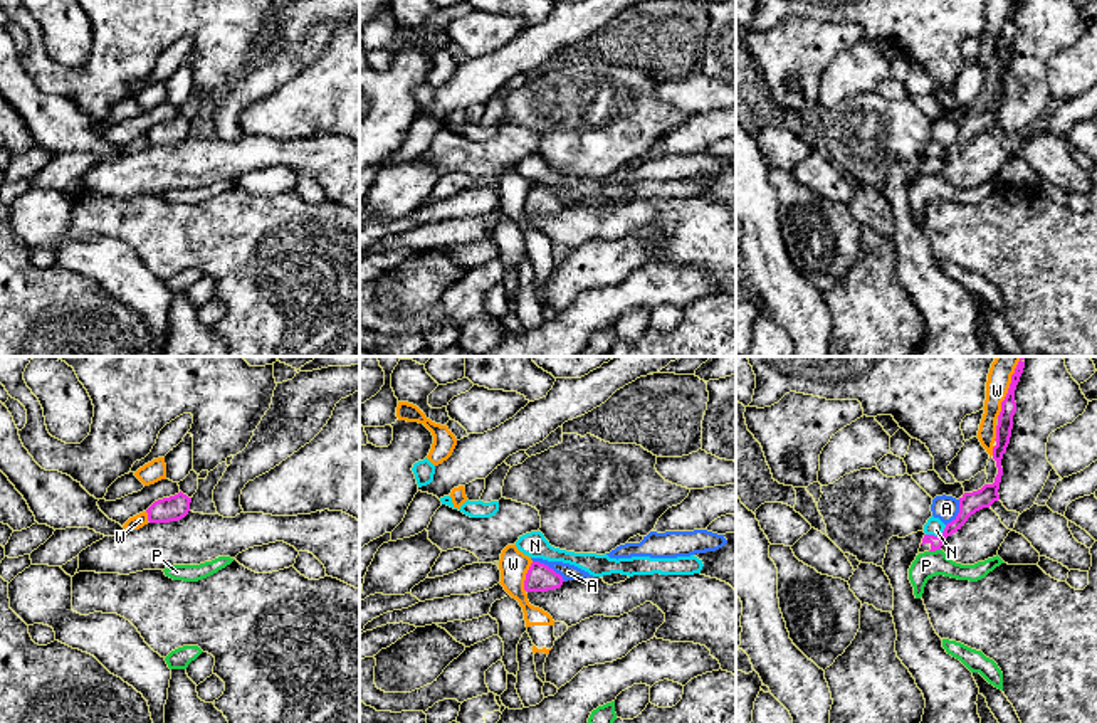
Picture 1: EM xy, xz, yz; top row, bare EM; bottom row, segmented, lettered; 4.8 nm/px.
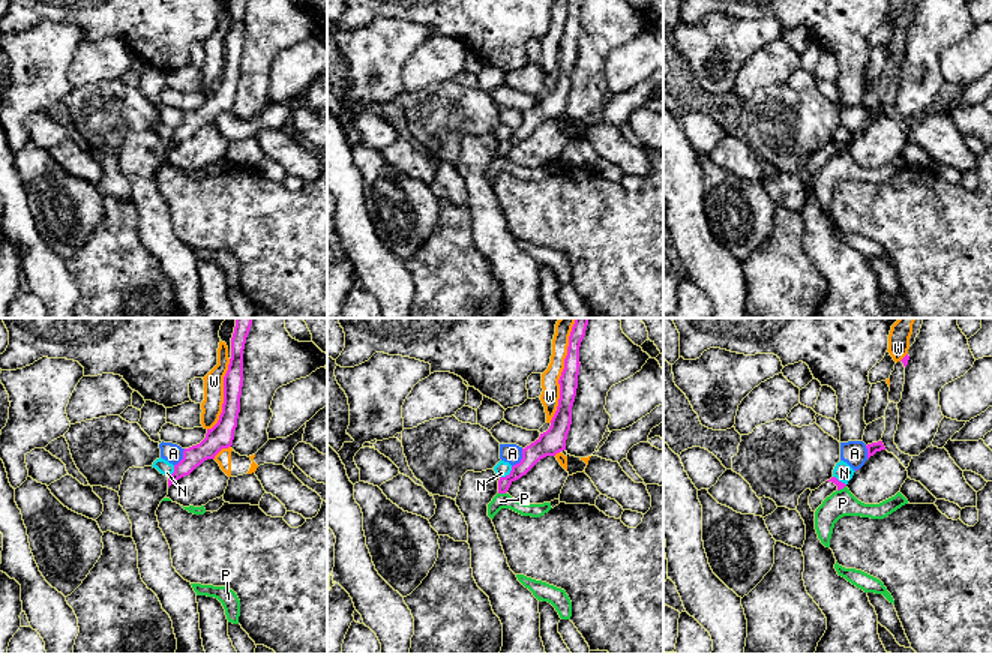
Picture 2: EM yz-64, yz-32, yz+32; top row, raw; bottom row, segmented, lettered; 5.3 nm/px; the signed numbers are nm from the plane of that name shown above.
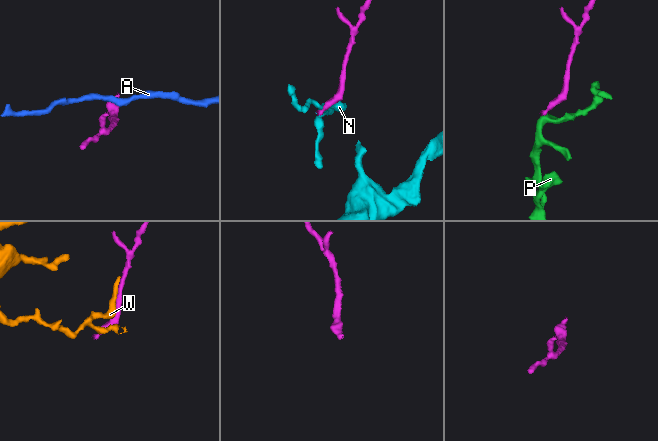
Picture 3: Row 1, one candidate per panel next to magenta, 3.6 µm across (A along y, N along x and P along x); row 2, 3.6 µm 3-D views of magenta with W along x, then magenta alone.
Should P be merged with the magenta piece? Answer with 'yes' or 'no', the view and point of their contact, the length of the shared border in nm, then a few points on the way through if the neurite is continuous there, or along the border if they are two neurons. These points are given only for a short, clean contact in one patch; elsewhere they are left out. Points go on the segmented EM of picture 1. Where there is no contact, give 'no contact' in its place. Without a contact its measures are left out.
no | yz (934, 550) | 60 nm | along yz (939, 548), (929, 552)

